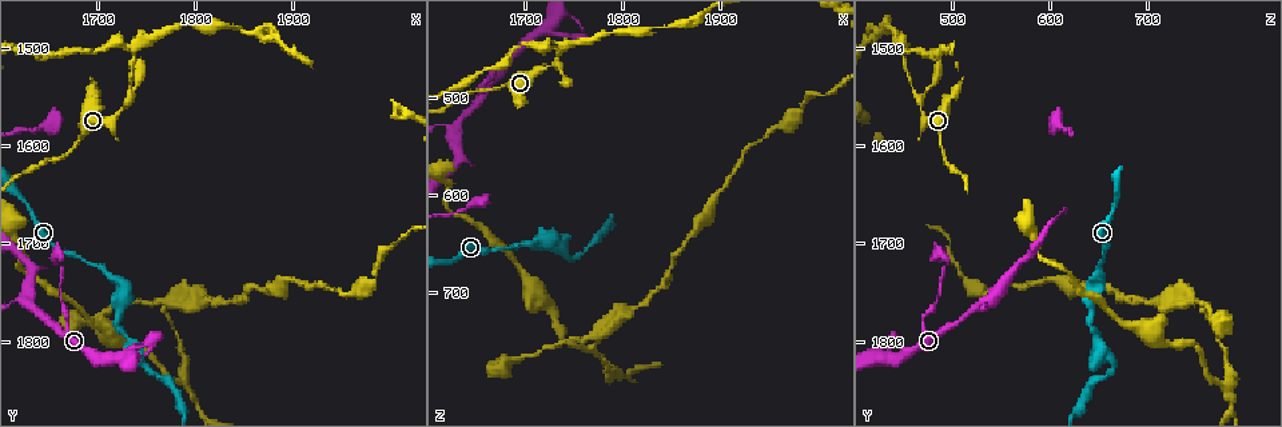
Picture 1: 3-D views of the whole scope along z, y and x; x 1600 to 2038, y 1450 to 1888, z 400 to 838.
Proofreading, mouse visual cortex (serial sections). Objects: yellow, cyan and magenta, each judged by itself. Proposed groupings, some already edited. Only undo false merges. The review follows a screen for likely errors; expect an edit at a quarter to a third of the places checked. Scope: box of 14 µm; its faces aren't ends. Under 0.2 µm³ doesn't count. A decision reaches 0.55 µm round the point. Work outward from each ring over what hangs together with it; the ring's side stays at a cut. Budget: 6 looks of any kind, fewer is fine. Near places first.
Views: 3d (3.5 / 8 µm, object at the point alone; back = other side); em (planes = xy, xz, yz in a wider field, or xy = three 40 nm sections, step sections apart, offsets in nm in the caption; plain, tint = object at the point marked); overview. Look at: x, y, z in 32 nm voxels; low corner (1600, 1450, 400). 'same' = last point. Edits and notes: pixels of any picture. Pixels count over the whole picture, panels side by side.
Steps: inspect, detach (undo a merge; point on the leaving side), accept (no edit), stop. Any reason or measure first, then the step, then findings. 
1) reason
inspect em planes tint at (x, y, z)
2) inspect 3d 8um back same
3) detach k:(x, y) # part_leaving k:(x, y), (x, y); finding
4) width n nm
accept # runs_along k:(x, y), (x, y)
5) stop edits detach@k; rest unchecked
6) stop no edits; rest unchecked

thin neck
inspect em xy step 5 tint at (1725, 1560, 470)

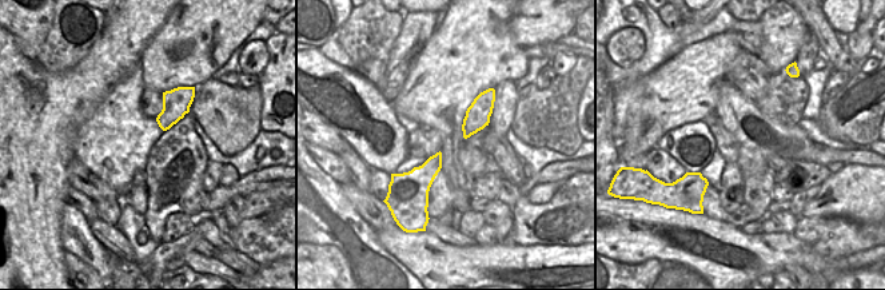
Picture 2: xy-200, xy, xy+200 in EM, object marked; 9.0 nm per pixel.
see where the arms go
inspect 3d 3.5um back same

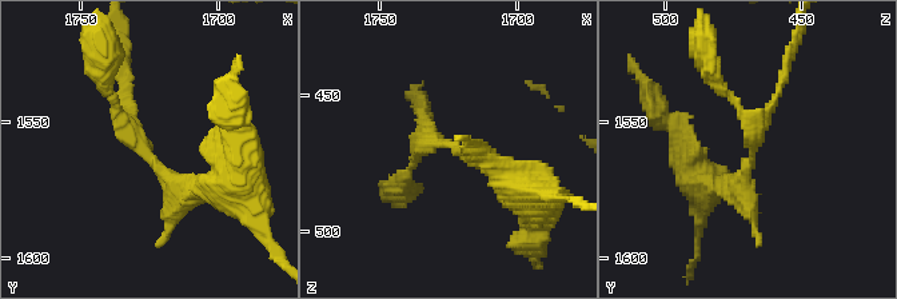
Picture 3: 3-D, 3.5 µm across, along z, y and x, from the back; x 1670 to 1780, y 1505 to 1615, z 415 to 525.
accept # runs_along 3:(210, 187), (172, 183), (128, 130), (124, 76); continuous, no second cell

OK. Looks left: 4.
branch point
inspect 3d 8um at (1740, 1505, 445)

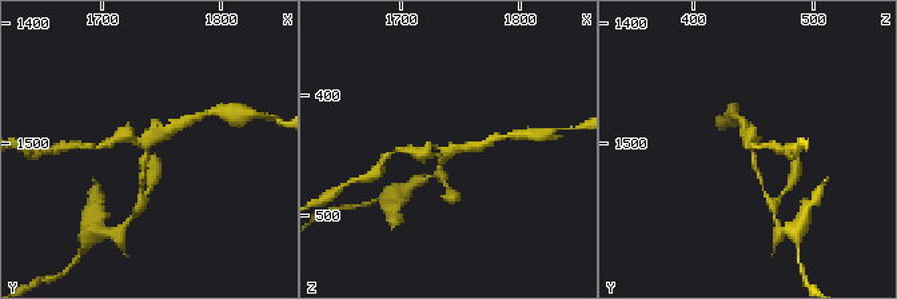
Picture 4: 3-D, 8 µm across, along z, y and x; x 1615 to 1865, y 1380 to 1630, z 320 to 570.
inspect 3d 3.5um at (1738, 1506, 450)

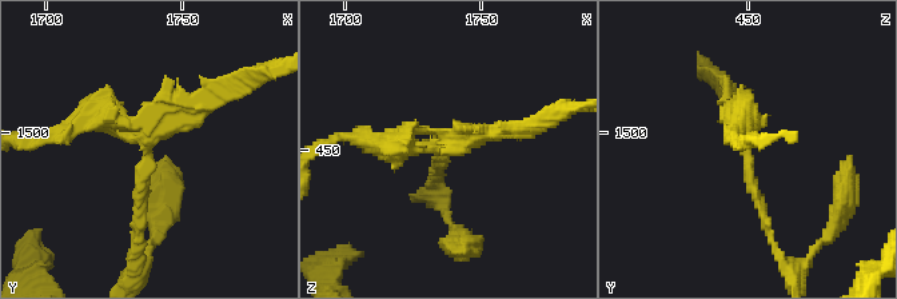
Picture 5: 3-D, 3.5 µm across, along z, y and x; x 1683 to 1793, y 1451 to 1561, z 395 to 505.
arms 3
detach 5:(222, 88) # part_leaving 5:(147, 146), (180, 100), (250, 76); a second cell is stuck on

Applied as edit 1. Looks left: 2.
stop edits detach@5; rest unchecked

